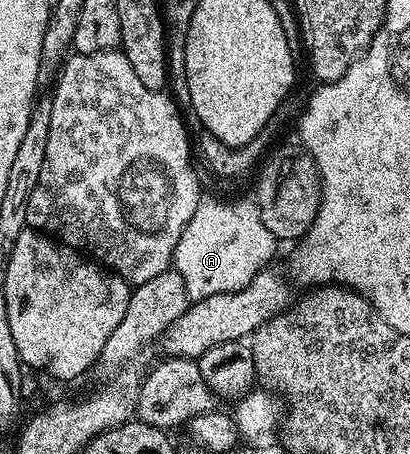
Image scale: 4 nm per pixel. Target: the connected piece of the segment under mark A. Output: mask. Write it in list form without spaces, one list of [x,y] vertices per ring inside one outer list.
[[[200,197],[197,212],[193,212],[193,220],[181,232],[181,240],[177,240],[173,269],[185,280],[188,299],[198,300],[214,294],[228,294],[231,290],[240,290],[250,286],[253,276],[259,272],[275,254],[277,239],[263,223],[263,213],[254,201],[226,202],[223,198]]]

